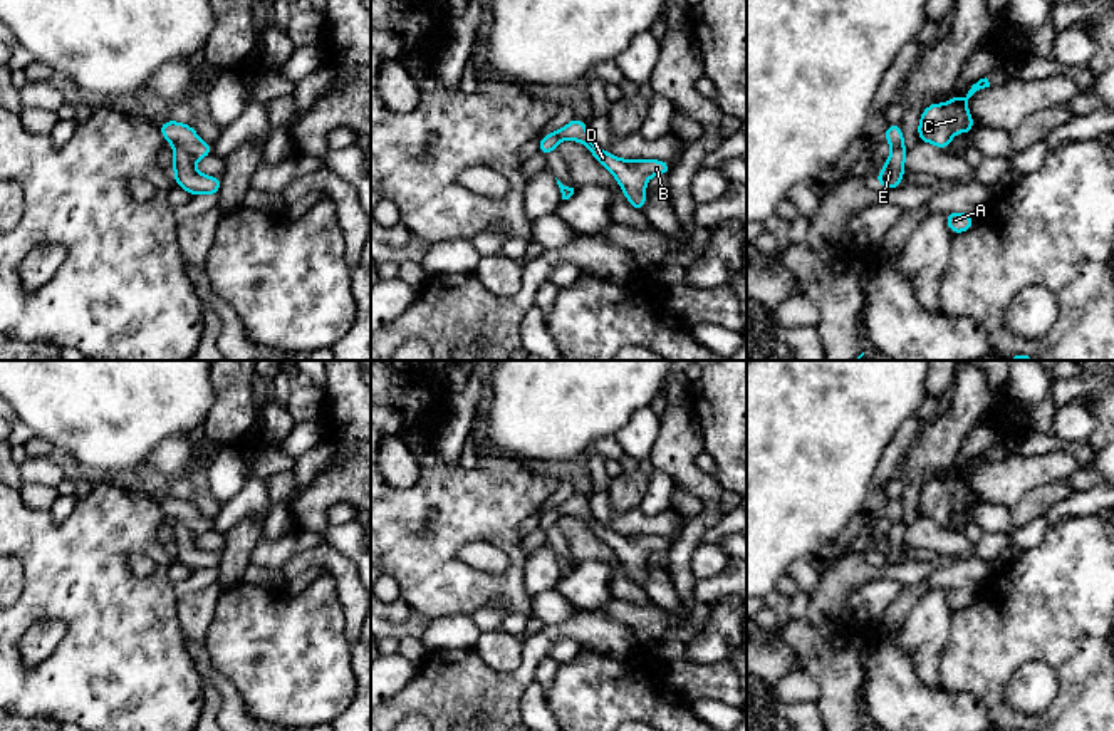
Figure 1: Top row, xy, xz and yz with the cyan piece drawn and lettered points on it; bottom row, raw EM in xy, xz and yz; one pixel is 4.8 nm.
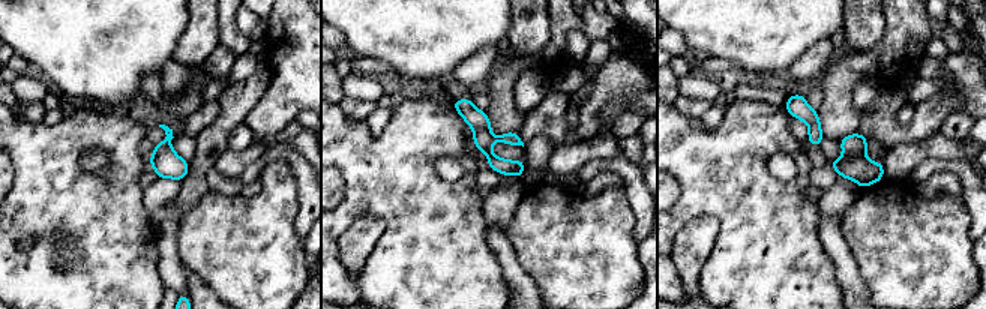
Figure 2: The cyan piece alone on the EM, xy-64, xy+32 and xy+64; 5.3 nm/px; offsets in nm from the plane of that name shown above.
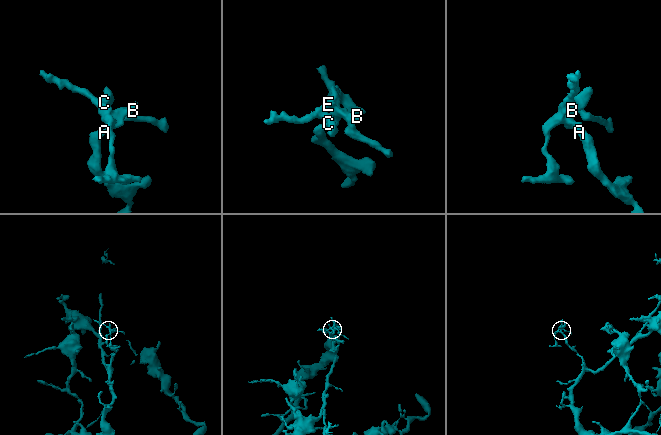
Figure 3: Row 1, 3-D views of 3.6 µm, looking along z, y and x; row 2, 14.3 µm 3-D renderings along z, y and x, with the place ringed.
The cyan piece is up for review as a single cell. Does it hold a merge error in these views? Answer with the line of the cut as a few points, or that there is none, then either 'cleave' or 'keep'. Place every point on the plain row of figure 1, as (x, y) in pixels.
xy (176, 520), (197, 533) | cleave

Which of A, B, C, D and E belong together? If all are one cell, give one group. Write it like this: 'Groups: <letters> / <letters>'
Groups: A B D / C E

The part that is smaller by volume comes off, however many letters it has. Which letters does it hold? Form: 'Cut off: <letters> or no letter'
Cut off: C, E

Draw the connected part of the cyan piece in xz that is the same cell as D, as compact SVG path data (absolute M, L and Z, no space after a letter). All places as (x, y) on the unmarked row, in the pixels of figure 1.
M572 495L569 500L559 505L564 515L582 518L597 538L611 547L624 567L627 578L638 587L646 580L646 557L651 552L668 550L671 540L659 535L619 535L607 526L597 523L580 495Z

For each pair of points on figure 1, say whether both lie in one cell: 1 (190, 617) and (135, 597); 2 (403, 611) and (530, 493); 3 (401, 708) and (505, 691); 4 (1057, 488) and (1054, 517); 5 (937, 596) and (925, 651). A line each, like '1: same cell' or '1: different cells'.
1: different cells
2: different cells
3: same cell
4: different cells
5: same cell

